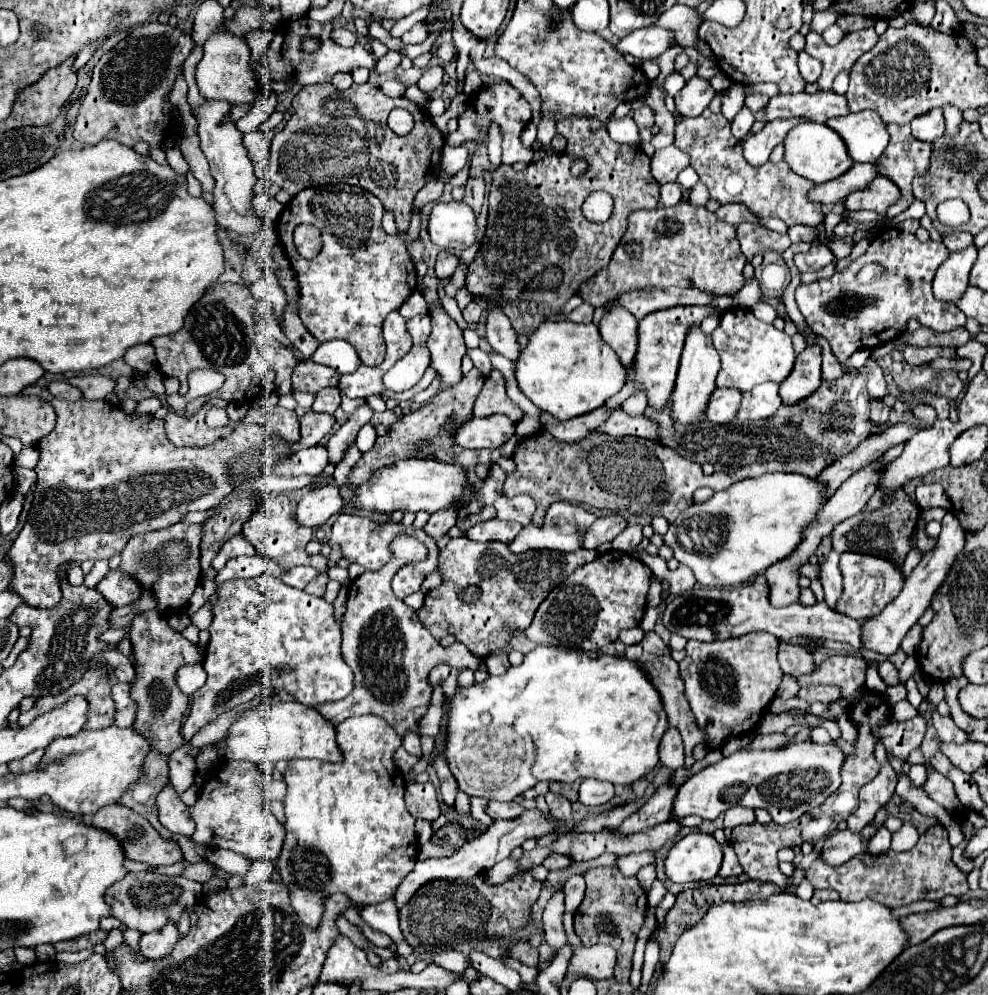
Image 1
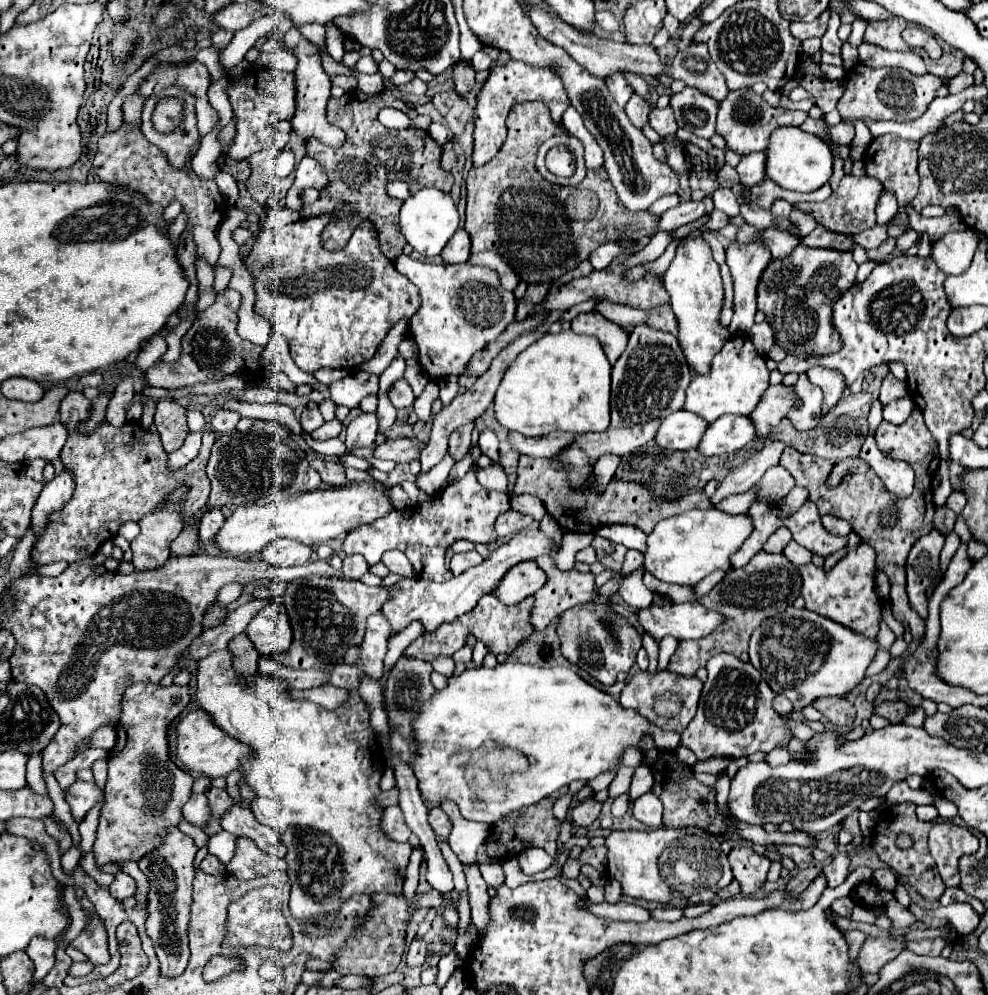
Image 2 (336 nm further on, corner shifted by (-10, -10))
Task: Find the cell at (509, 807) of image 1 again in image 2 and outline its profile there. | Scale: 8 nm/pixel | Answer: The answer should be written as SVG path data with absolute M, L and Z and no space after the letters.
M432 808L428 814L428 822L432 826L432 830L436 832L436 836L448 838L448 834L452 832L452 820L442 812L442 808Z

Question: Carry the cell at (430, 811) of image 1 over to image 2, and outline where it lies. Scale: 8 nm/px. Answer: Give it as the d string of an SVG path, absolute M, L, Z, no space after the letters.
M388 806L382 814L382 830L394 838L396 842L408 842L412 836L412 830L406 826L402 818L402 808L400 806Z

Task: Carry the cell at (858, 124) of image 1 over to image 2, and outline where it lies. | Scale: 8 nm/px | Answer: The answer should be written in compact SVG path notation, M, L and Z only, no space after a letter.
M840 122L836 126L830 126L830 138L836 144L850 144L854 138L854 126L848 122Z

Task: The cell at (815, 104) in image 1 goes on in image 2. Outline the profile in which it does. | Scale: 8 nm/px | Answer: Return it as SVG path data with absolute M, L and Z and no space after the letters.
M740 88L740 90L732 90L726 96L726 100L720 104L716 134L720 134L726 140L728 150L734 150L740 154L750 154L750 152L766 150L770 134L776 128L800 126L806 118L808 118L806 112L800 112L800 110L786 110L784 112L782 108L772 108L760 96L752 94L750 88Z

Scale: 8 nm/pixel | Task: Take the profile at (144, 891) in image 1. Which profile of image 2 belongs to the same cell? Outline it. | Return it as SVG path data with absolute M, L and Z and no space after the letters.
M120 872L114 876L114 882L110 884L110 894L116 898L116 900L126 900L130 896L136 894L136 880L130 878L128 874Z

